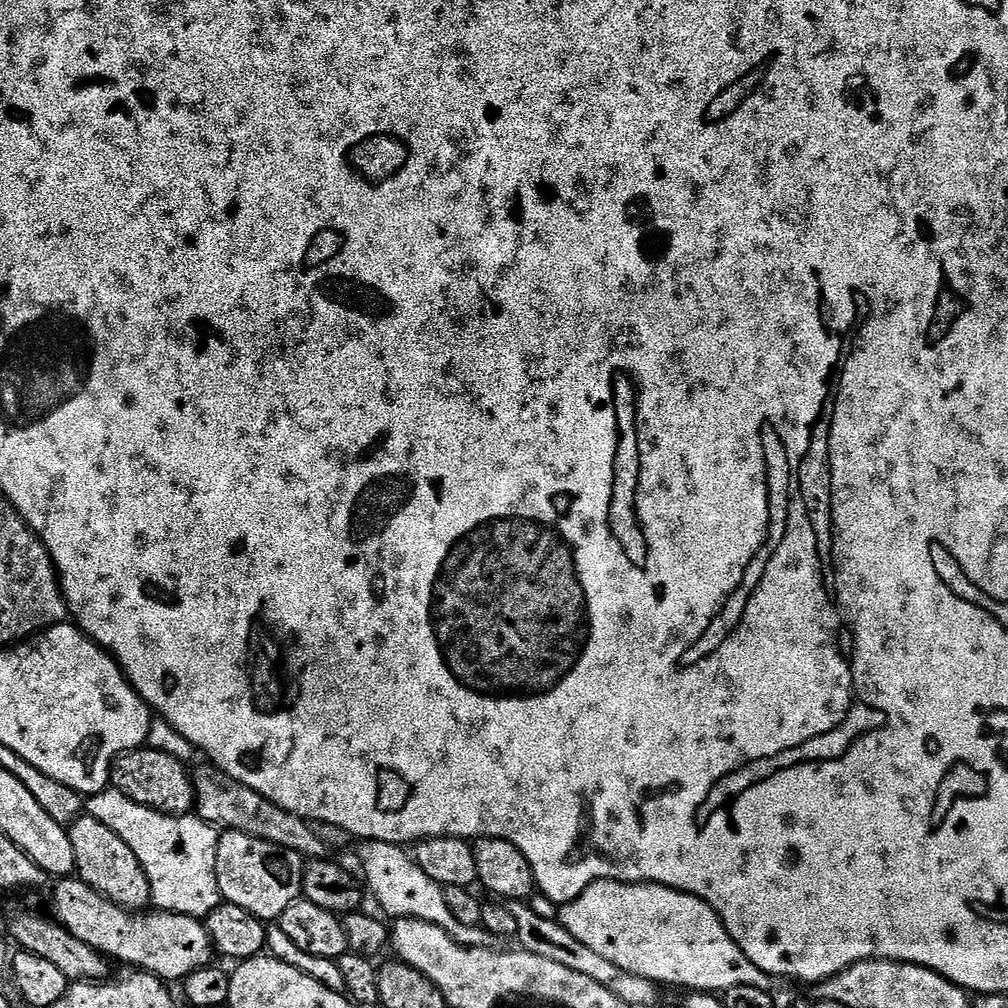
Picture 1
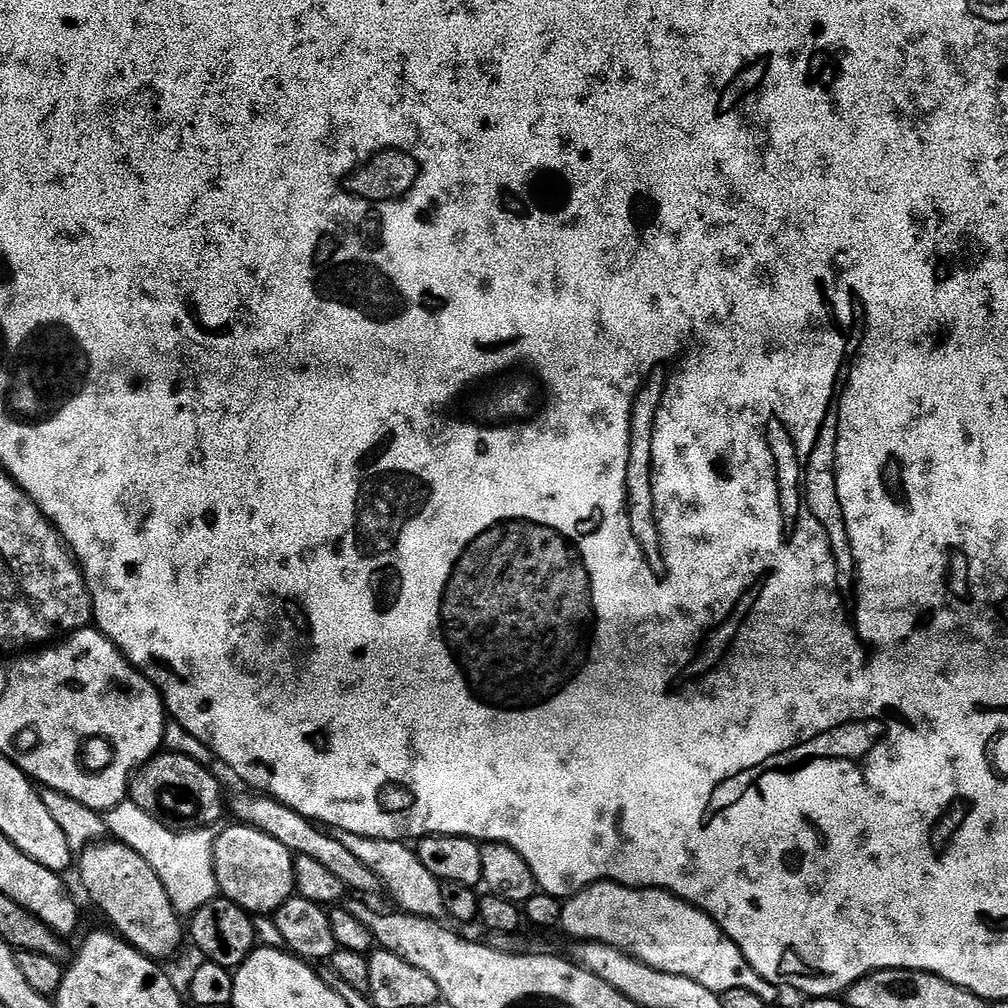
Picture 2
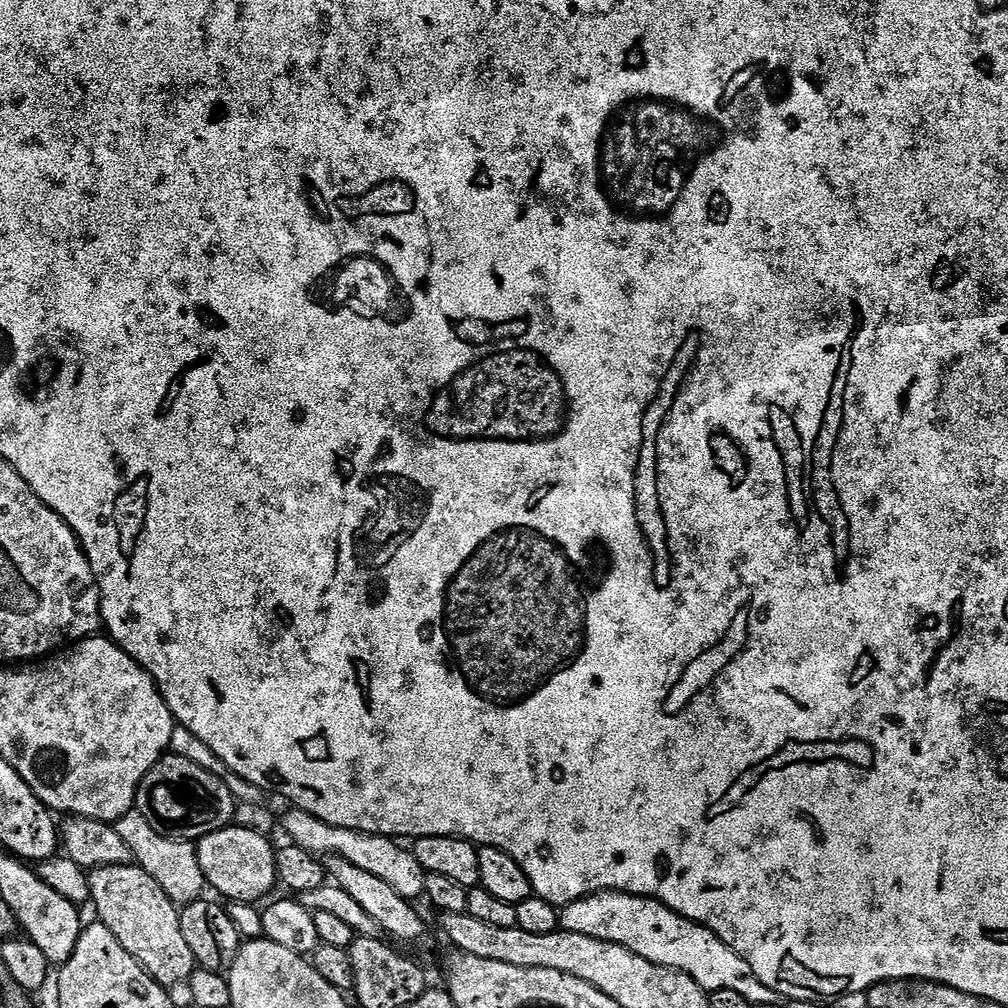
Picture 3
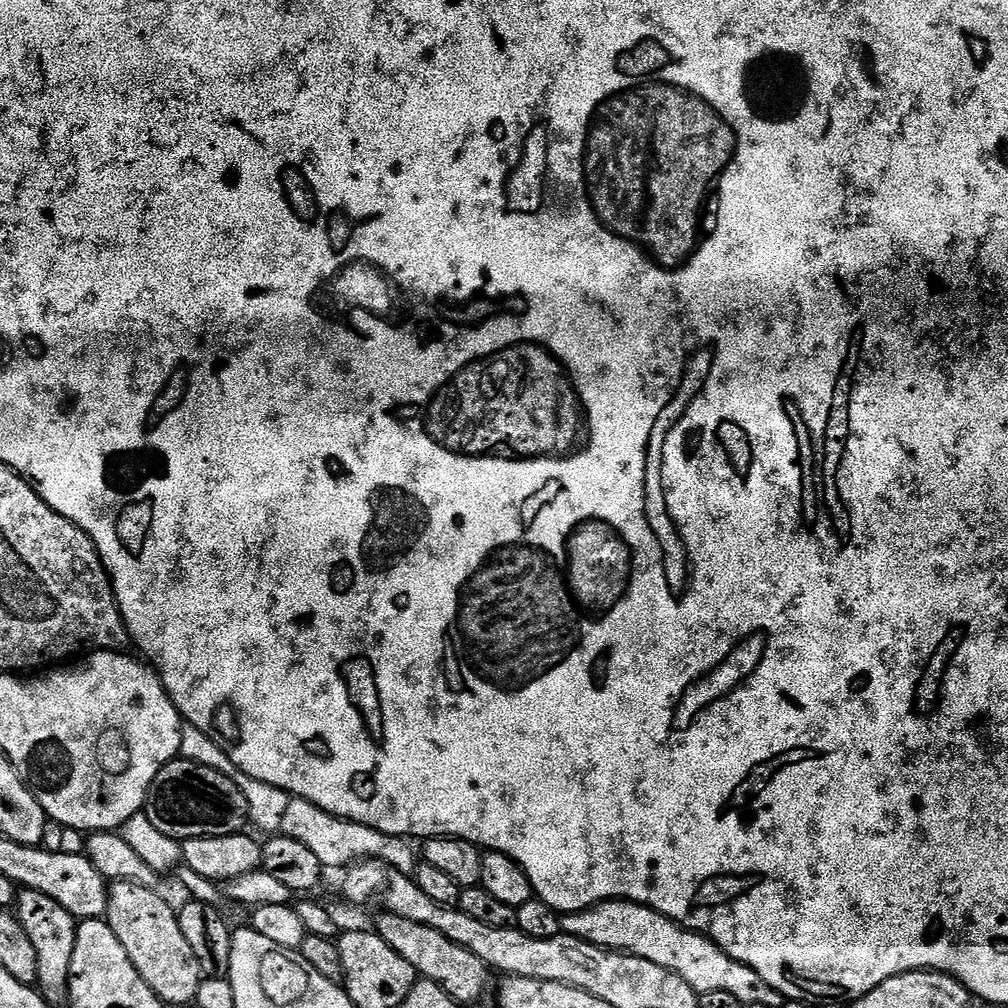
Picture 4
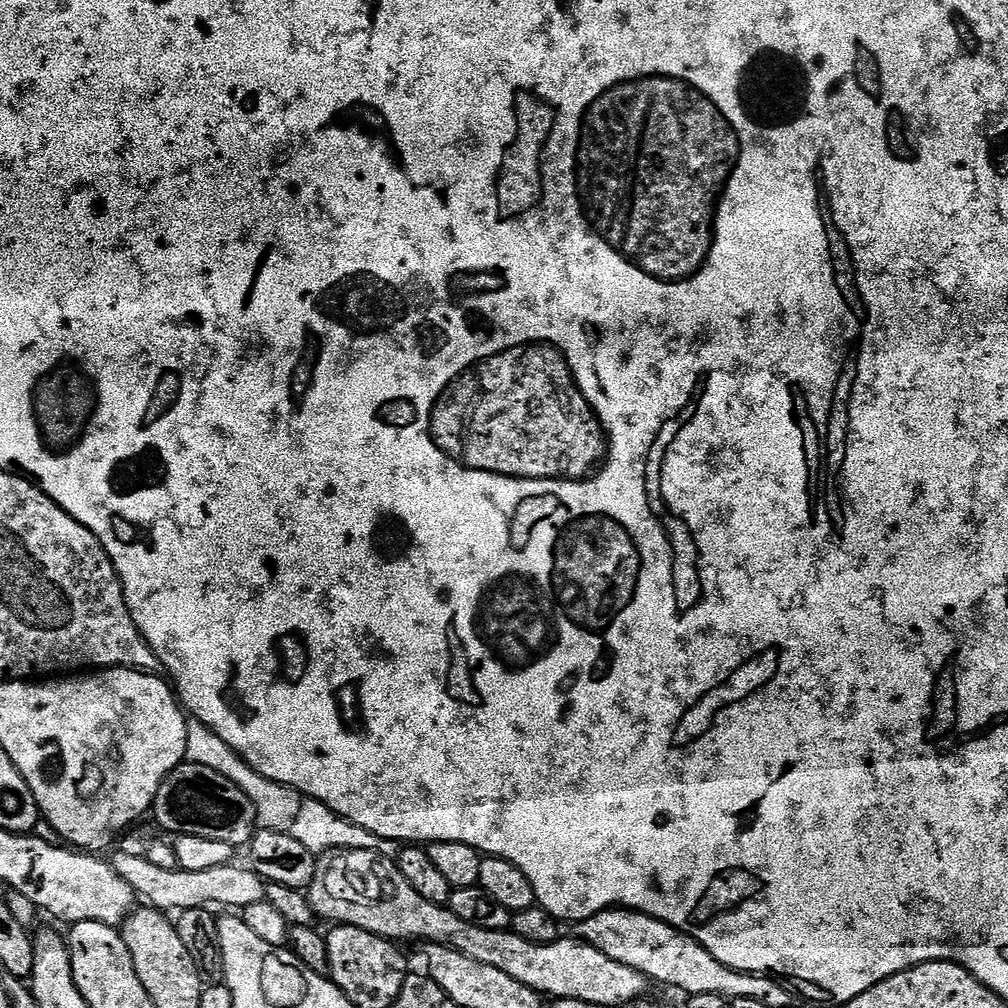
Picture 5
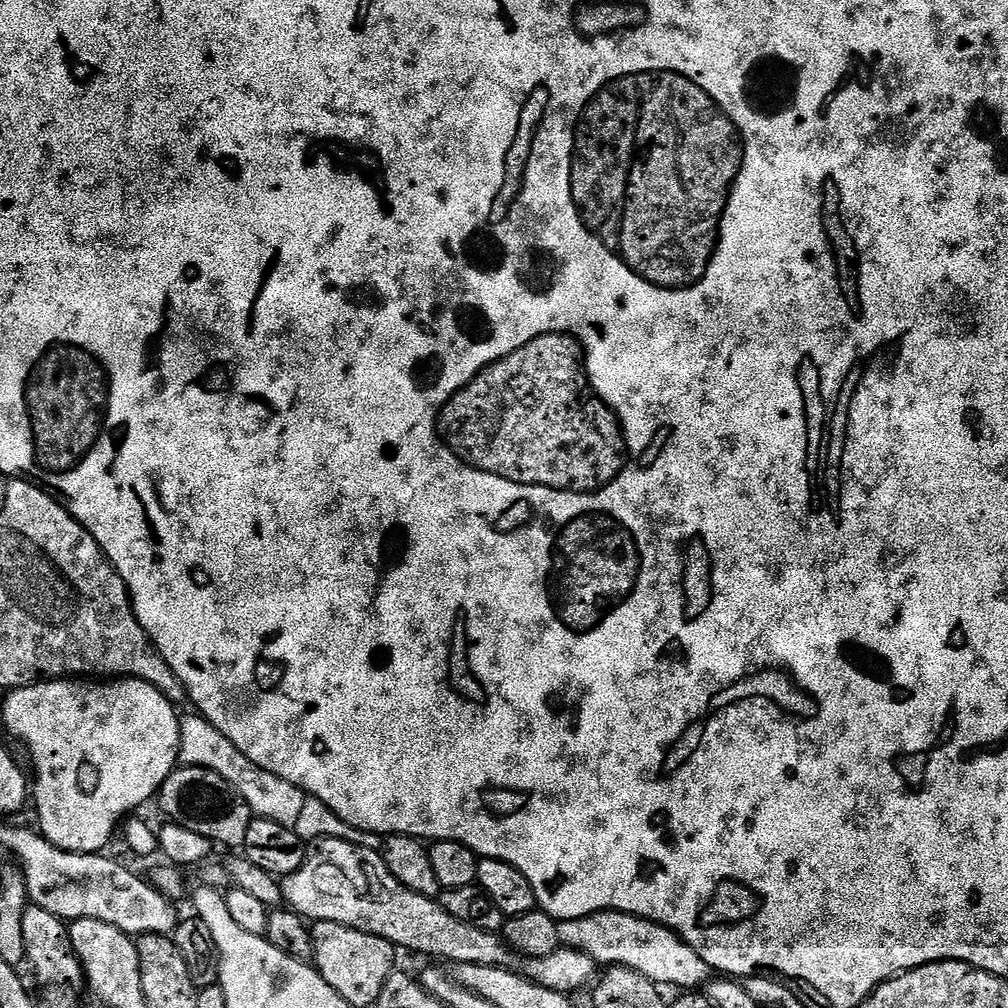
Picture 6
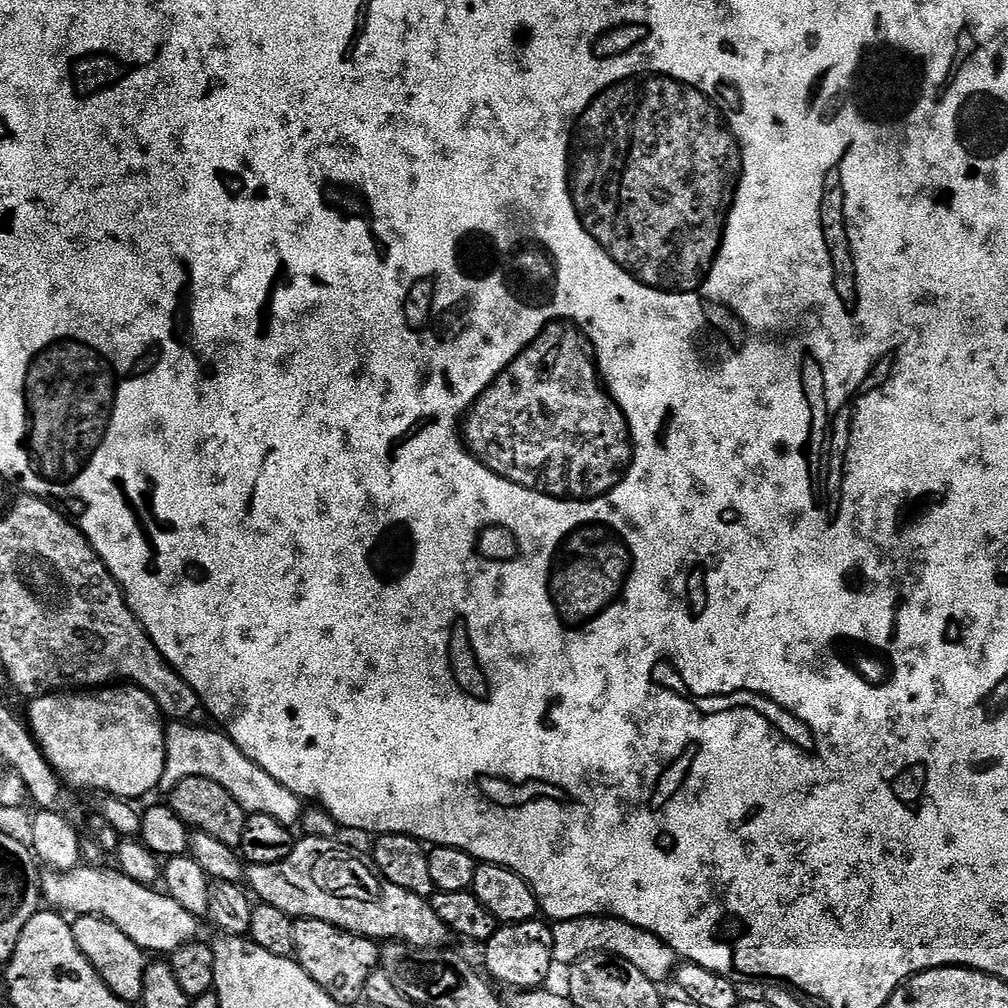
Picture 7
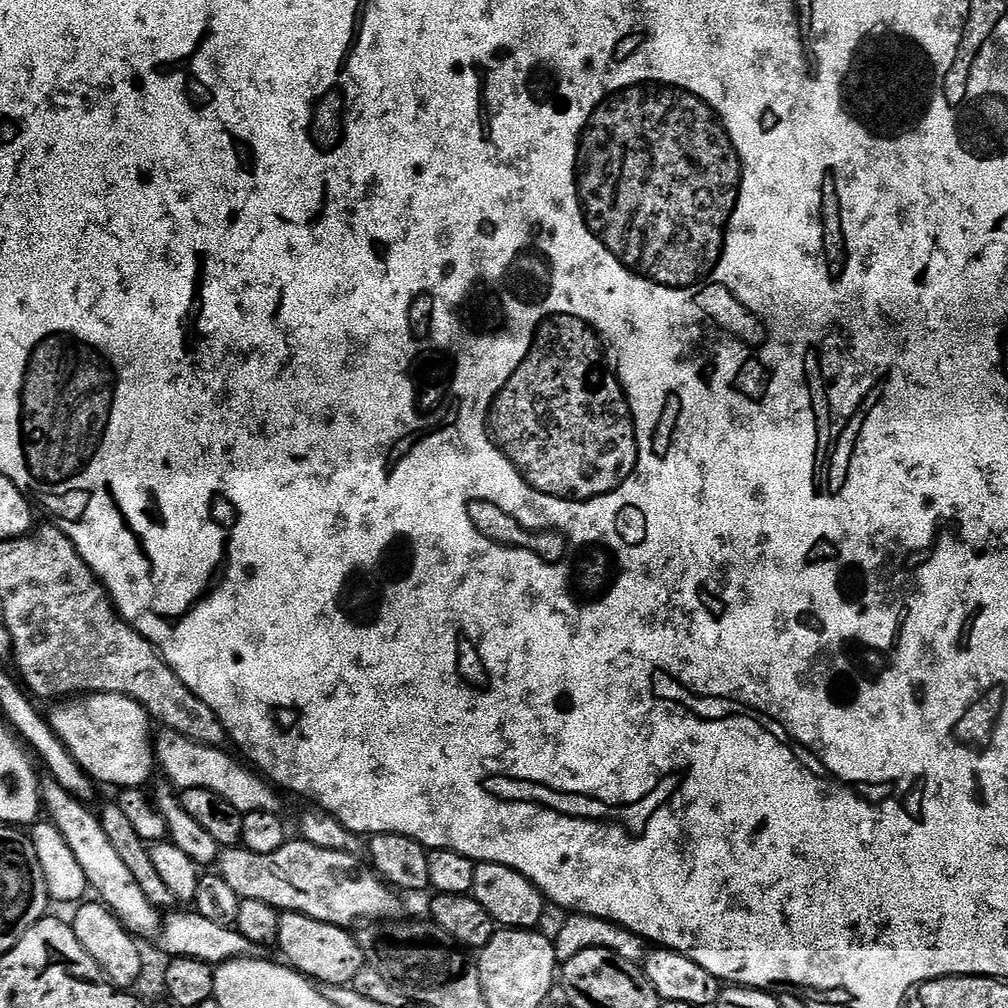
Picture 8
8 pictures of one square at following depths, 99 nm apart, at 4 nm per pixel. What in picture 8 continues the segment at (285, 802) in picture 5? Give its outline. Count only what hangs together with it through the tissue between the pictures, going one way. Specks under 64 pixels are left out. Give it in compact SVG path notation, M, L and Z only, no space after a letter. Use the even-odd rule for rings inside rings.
M166 728L155 733L154 751L159 771L164 771L163 779L171 784L173 789L214 790L214 794L226 798L230 806L242 813L254 810L277 811L276 796L271 792L273 789L251 767L243 768L234 757L227 756L223 747L211 748Z

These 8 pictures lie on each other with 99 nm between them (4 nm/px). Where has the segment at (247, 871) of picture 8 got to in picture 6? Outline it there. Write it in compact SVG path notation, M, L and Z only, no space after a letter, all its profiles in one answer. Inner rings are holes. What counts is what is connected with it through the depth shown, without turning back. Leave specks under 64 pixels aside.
M317 840L313 848L316 849L305 855L302 866L282 880L284 904L305 920L338 922L386 938L397 949L409 948L424 956L437 956L440 959L437 961L452 966L474 962L478 966L509 967L510 949L497 933L466 926L466 922L446 914L436 900L406 890L386 870L381 853L362 850L362 846L350 846L350 842L341 840Z

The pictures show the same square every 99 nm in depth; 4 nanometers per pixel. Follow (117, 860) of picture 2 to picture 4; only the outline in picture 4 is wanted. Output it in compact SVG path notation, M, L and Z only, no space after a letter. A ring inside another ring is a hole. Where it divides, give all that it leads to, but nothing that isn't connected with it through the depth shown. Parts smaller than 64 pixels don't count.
M115 881L108 889L106 922L114 930L114 938L122 942L134 970L142 974L142 982L154 990L164 1005L189 1004L195 1001L202 979L200 963L190 950L190 942L182 938L177 909L171 908L156 888L138 886L134 882Z

